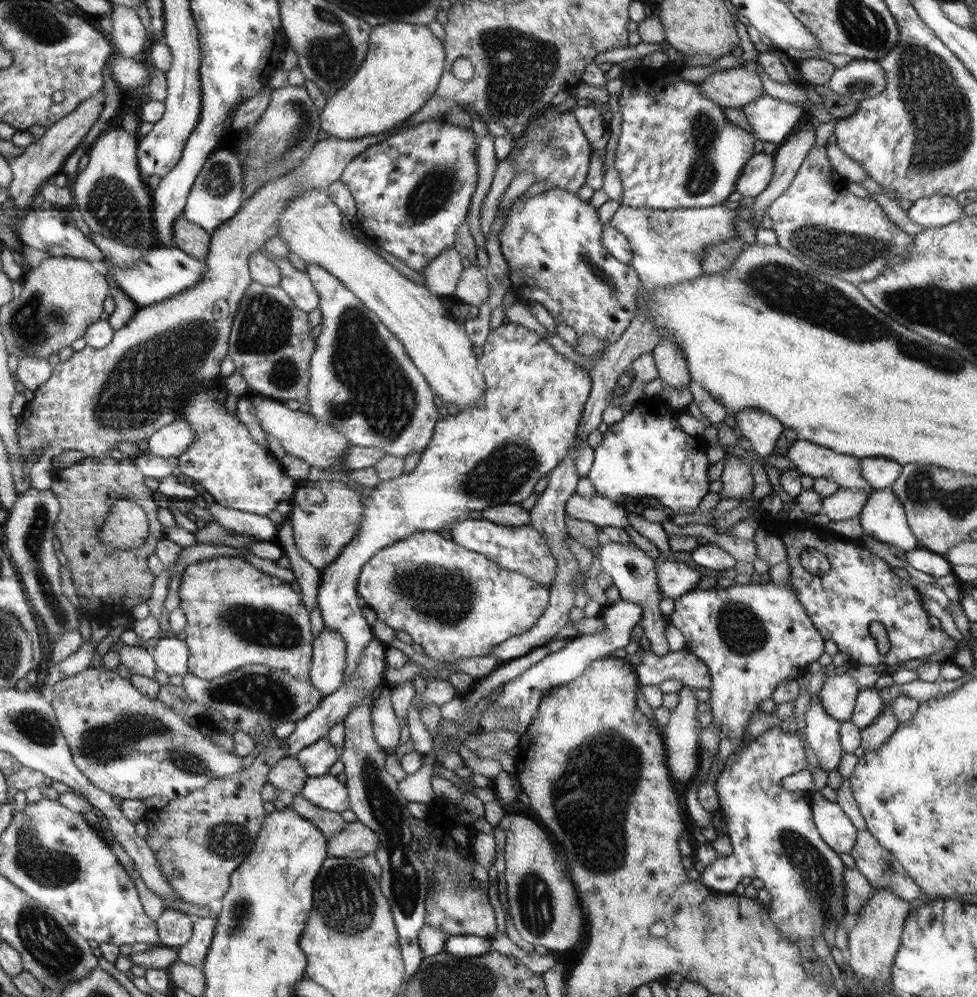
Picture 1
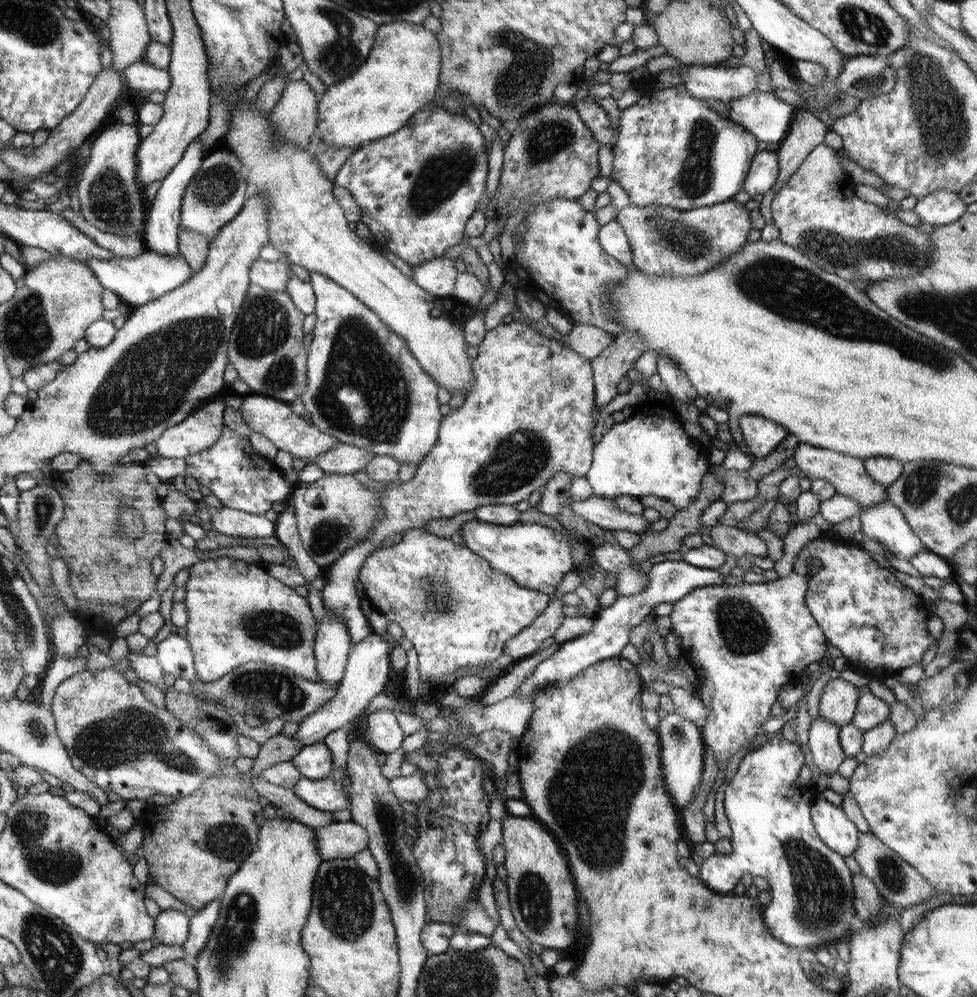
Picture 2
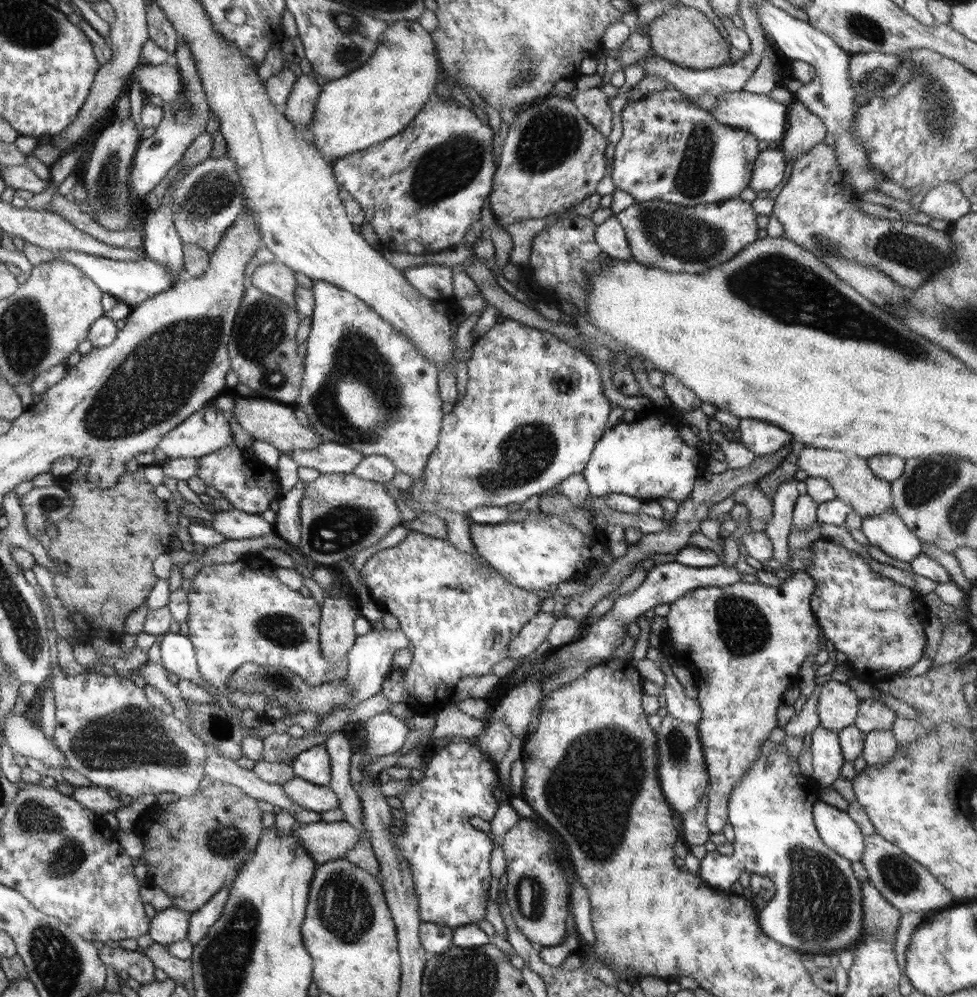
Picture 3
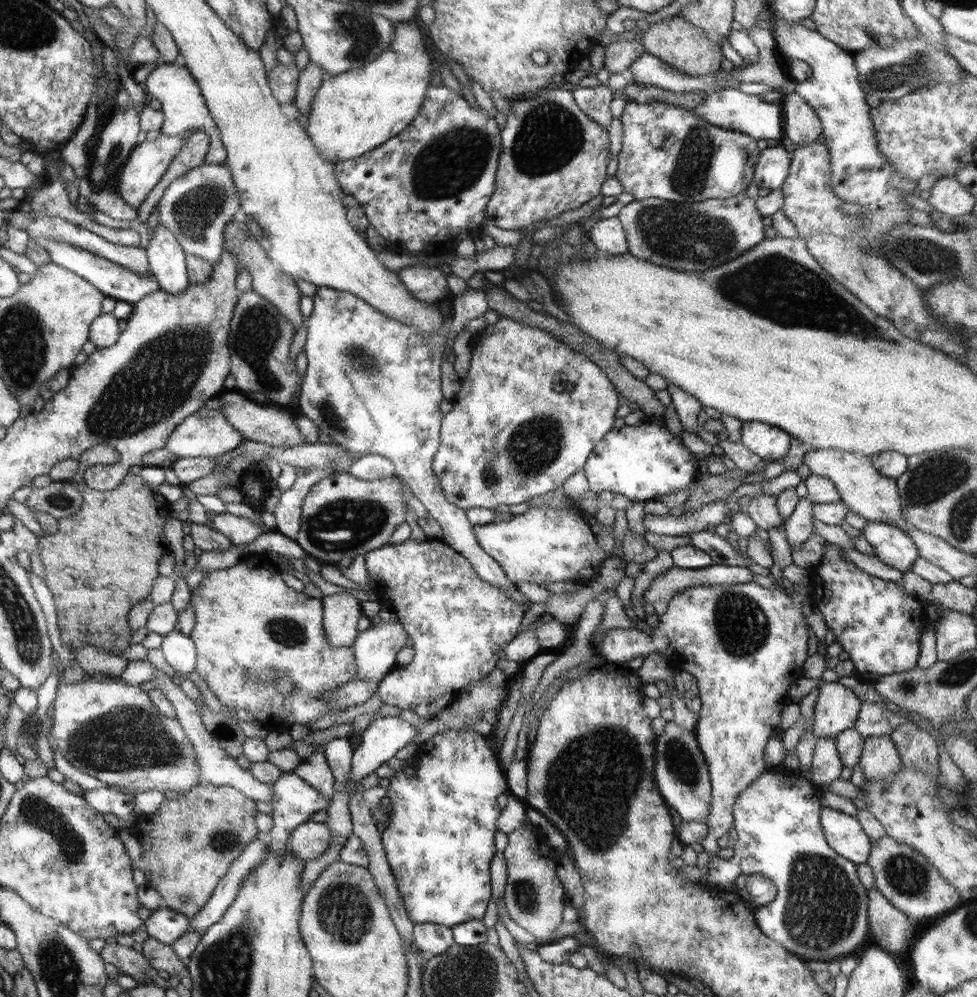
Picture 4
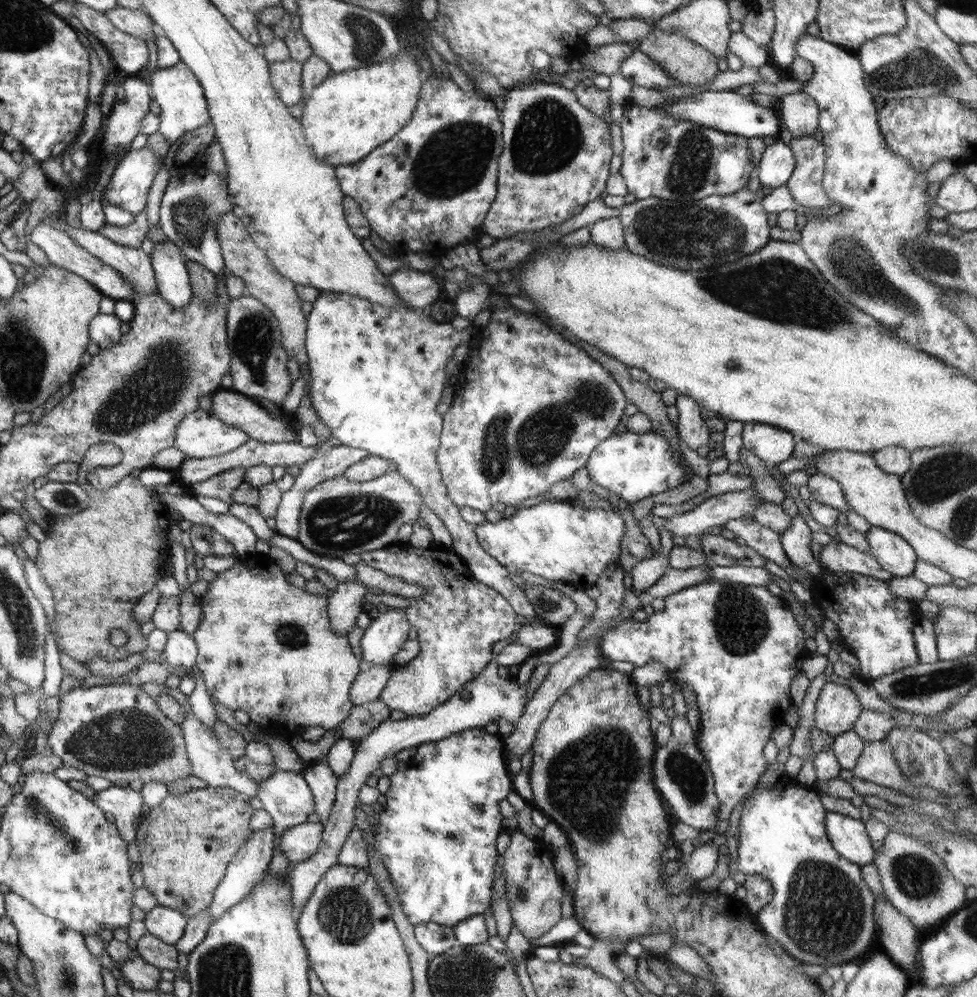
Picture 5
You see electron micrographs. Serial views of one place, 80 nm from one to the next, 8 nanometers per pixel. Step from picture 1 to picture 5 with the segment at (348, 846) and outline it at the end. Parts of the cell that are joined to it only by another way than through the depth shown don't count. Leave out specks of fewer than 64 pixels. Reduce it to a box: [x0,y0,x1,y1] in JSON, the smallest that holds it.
[279,822,323,863]

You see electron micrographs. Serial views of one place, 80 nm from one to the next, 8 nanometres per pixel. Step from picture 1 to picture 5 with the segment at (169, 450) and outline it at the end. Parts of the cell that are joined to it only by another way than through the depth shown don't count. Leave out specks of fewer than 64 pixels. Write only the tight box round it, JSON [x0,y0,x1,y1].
[176,408,250,458]

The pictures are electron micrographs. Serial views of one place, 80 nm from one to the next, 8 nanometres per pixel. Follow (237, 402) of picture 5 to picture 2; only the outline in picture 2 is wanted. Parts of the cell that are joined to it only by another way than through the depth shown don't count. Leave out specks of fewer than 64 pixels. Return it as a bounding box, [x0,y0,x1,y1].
[239,394,340,464]

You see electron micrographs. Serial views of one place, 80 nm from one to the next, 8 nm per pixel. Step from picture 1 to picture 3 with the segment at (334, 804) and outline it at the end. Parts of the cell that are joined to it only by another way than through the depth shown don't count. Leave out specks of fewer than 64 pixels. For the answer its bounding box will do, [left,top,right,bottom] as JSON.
[282,778,340,813]

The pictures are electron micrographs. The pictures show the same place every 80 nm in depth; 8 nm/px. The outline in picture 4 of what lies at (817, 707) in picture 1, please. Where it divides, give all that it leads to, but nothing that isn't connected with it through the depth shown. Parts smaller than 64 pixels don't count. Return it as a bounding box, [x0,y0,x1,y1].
[811,737,845,789]

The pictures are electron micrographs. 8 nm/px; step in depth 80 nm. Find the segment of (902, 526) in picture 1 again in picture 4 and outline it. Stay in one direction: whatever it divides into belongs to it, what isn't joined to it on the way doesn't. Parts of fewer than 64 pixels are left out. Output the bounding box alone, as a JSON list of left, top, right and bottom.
[861,521,919,571]

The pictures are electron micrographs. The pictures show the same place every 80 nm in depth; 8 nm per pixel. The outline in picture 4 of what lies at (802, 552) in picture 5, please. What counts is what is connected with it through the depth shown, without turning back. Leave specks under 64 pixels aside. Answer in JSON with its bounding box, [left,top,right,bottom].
[785,497,813,550]

